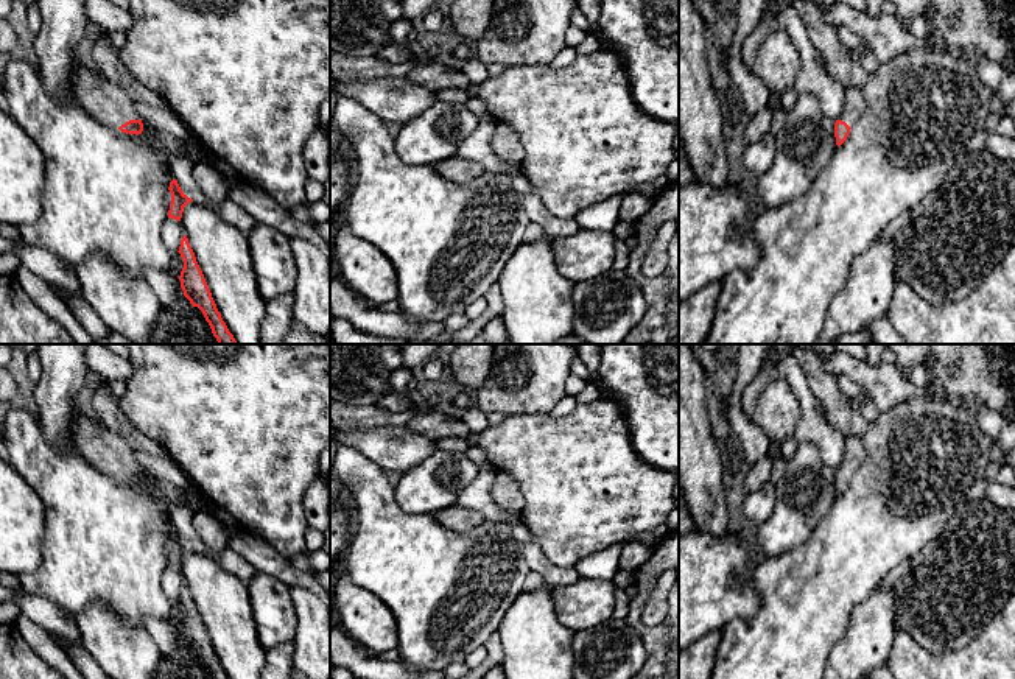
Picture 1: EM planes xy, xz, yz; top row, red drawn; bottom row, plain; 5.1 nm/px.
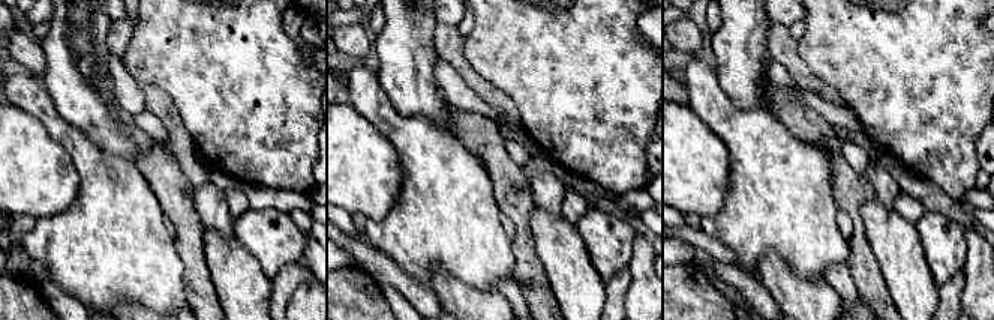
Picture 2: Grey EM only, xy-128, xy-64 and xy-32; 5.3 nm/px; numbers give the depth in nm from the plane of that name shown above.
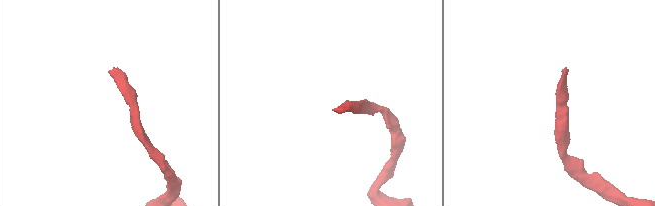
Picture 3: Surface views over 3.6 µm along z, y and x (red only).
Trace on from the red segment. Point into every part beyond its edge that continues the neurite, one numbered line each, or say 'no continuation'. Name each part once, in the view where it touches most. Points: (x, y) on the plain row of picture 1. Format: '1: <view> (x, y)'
1: xy (112, 455)

